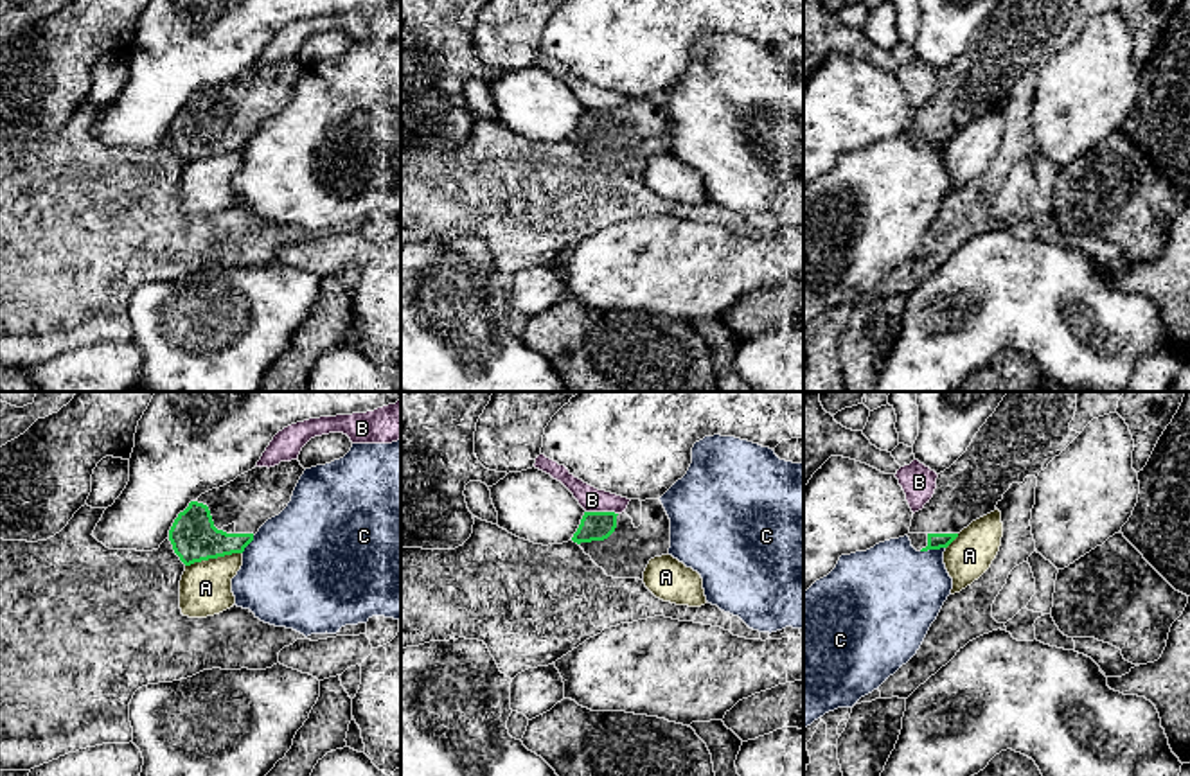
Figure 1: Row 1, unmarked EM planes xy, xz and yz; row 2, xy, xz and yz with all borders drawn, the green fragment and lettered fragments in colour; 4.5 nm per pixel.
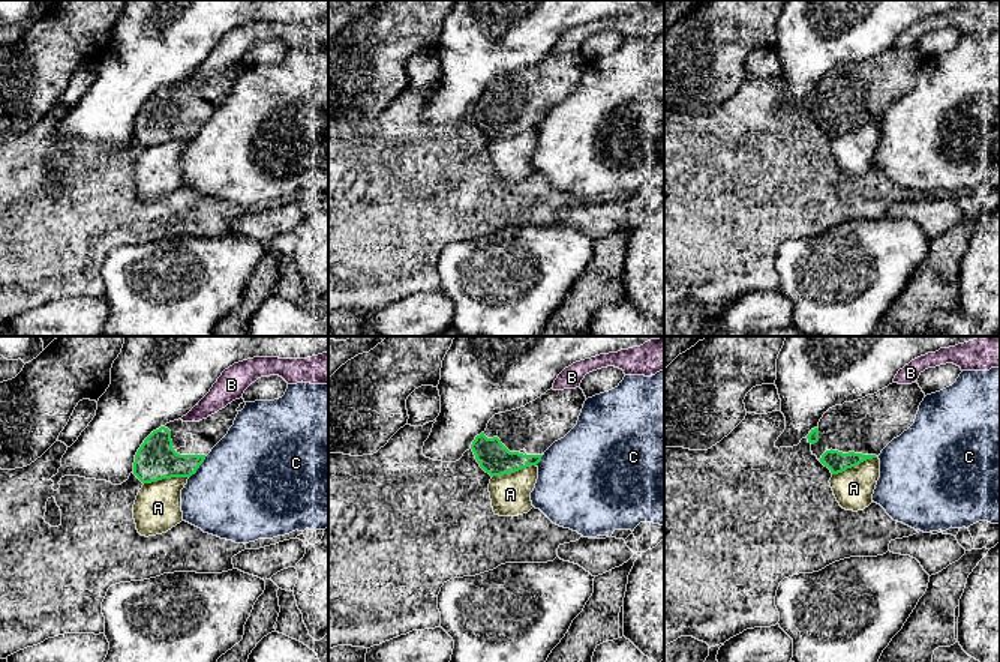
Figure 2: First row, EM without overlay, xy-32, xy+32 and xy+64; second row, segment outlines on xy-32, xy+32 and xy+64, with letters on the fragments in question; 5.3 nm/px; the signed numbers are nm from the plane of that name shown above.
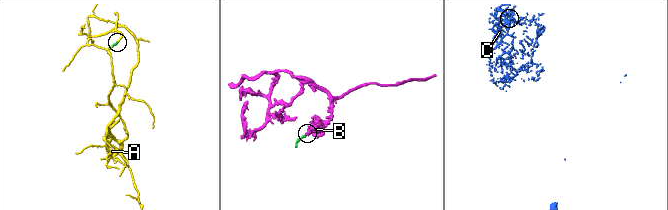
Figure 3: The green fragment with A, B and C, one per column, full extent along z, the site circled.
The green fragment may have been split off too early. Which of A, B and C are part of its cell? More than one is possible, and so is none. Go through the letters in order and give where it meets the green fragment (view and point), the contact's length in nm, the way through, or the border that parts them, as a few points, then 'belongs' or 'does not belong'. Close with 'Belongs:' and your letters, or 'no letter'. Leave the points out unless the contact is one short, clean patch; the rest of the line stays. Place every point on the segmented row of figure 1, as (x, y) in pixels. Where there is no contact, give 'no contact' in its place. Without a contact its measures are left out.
A: contact xy (213, 557); length 260 nm; does not belong
B: contact xz (603, 512); length 140 nm; border xz (586, 511), (613, 511), (617, 514); does not belong
C: contact yz (932, 548); length 110 nm; does not belong
Belongs: no letter

